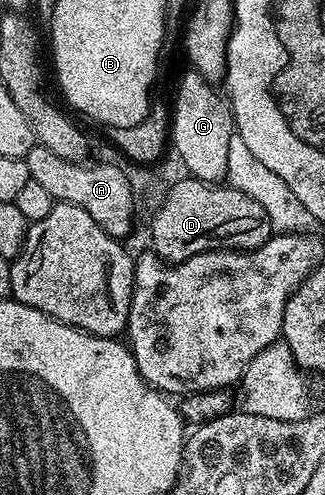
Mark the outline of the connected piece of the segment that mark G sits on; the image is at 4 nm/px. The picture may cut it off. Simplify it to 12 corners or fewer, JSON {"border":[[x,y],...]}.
{"border":[[188,72],[175,90],[170,141],[188,175],[227,177],[235,115]]}

